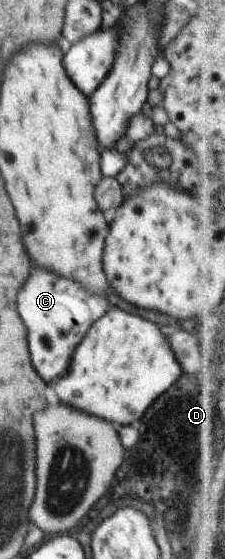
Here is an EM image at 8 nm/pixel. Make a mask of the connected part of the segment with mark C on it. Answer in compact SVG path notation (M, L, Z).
M34 267L16 297L18 313L28 329L30 359L38 375L50 383L68 372L74 351L87 335L88 329L112 309L104 294L93 294L75 280Z

